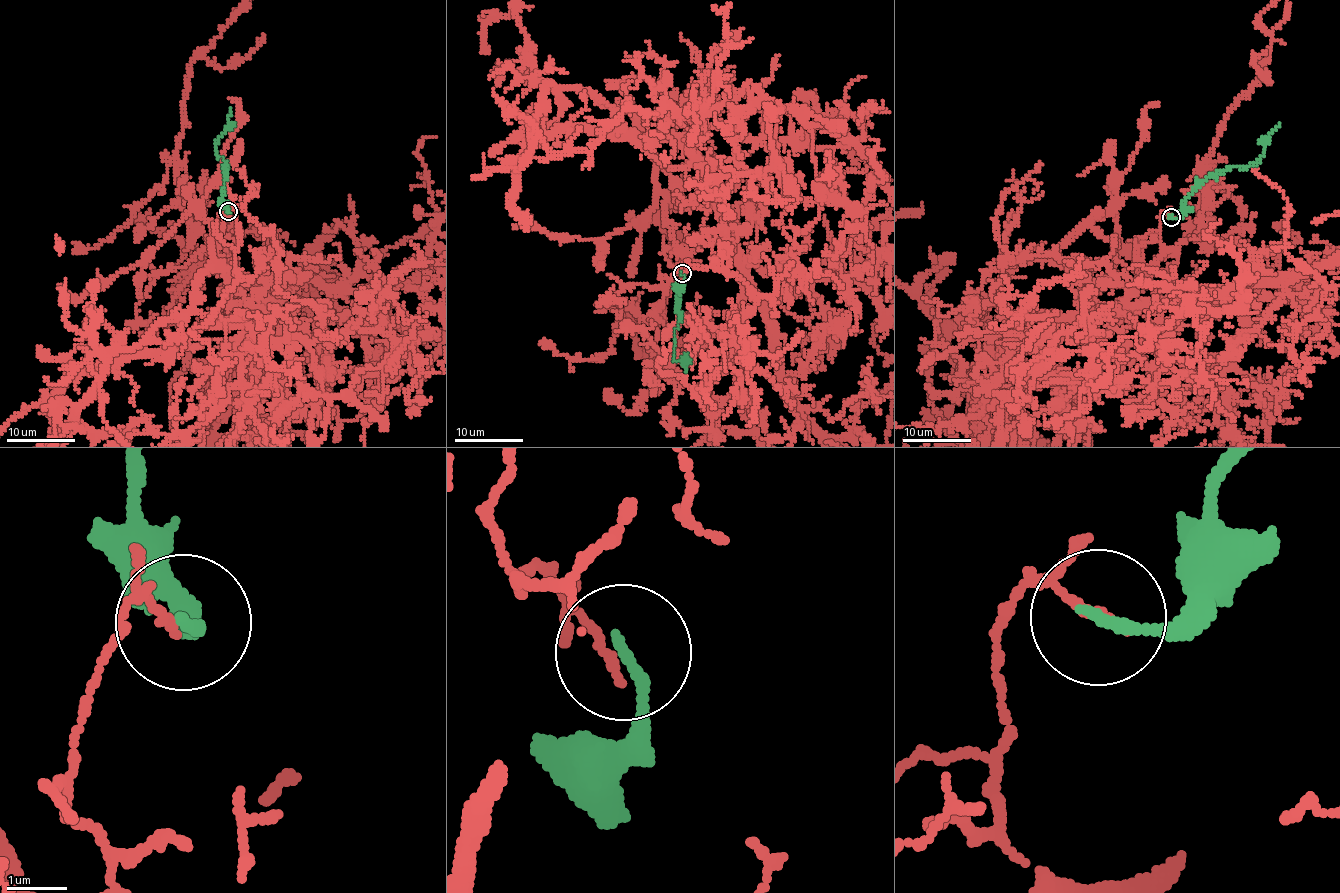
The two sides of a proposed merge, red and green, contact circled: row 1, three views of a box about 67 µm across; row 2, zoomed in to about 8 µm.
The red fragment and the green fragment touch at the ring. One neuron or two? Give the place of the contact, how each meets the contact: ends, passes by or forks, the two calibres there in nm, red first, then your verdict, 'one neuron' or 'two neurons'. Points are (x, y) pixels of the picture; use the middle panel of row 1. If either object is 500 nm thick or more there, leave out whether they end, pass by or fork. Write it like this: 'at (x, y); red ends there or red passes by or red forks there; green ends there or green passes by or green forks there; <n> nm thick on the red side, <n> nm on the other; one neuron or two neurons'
at (682, 273); red ends there; green ends there; 140 nm thick on the red side, 190 nm on the other; two neurons

